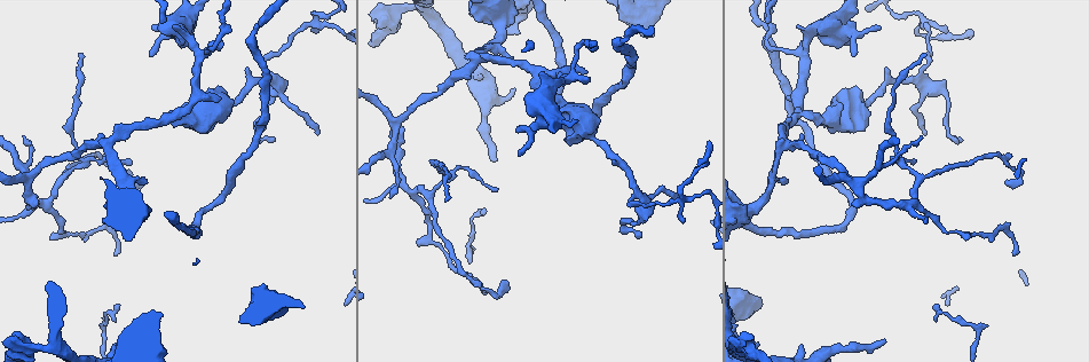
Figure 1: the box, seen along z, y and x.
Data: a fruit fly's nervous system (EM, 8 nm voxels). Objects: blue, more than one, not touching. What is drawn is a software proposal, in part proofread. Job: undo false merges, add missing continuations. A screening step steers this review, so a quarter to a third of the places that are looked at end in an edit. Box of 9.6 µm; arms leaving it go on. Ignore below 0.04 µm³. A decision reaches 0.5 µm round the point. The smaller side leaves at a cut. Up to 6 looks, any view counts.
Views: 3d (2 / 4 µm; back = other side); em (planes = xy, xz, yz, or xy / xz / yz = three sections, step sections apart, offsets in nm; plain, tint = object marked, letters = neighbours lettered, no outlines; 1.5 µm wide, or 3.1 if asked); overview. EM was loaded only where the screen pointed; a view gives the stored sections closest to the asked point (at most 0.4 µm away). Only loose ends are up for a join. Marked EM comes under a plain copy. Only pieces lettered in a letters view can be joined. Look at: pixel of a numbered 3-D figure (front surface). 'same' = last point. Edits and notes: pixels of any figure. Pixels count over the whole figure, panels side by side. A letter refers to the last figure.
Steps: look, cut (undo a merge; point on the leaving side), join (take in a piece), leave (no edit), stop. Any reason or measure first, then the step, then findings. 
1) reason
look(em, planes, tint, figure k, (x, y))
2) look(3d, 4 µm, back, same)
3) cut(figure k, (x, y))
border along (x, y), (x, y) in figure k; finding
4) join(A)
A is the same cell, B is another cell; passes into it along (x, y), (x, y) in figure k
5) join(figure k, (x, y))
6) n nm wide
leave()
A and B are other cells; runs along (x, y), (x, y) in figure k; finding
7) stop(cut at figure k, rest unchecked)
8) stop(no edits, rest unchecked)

thin end
look(3d, 2 µm, back, figure 1, (614, 160))

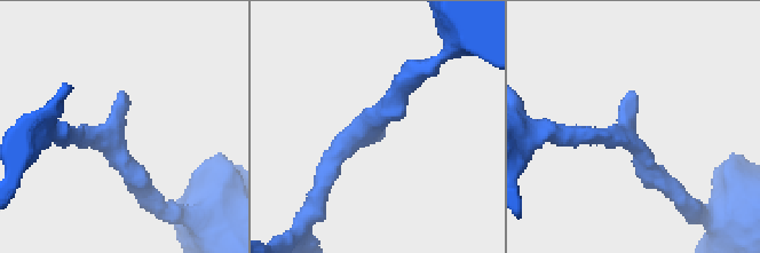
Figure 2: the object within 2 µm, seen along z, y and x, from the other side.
arms of 170, 180 nm
look(em, planes, letters, figure 2, (384, 129))

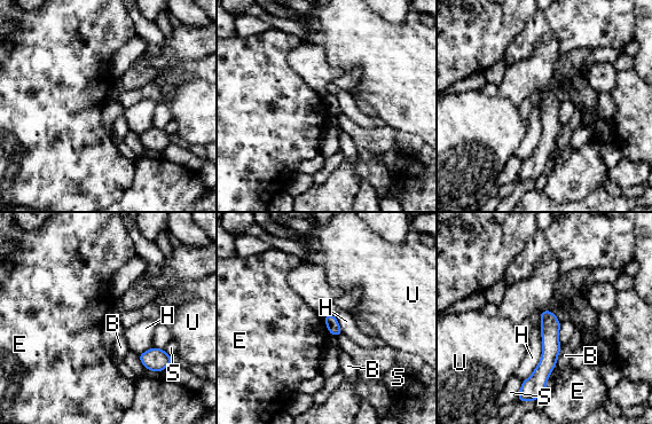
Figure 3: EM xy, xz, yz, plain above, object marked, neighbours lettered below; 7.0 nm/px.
leave()
B, E, H, S and U are other cells; runs along (548, 313), (549, 360), (536, 390) in figure 3; no lettered piece goes on from it

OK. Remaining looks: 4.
look(em, xz, step 8, letters, figure 1, (497, 159))

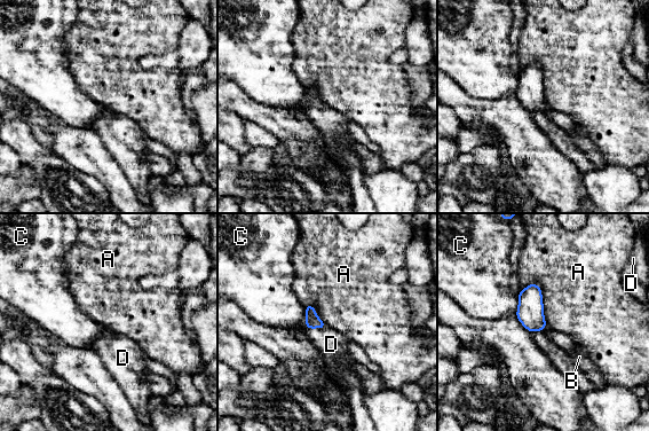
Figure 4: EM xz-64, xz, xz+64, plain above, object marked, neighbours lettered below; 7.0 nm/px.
look(em, yz, step 8, letters, same)

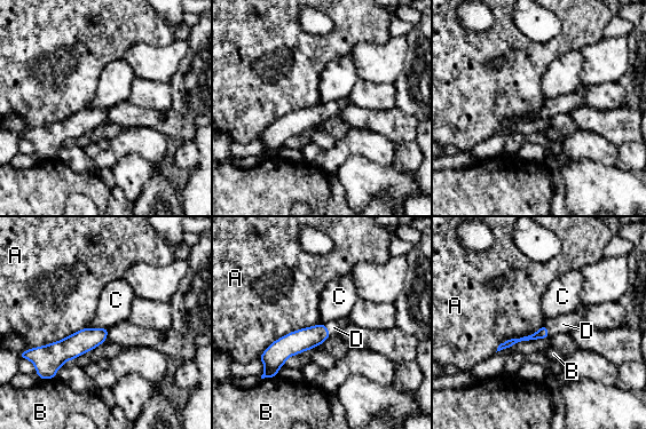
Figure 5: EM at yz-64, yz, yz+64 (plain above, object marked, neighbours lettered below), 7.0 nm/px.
join(D)
D is the same cell, A, B and C are other cells; passes into it along (543, 332), (548, 330), (562, 324) in figure 5; the cell continues

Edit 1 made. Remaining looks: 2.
stop(join at figure 5, rest unchecked)

